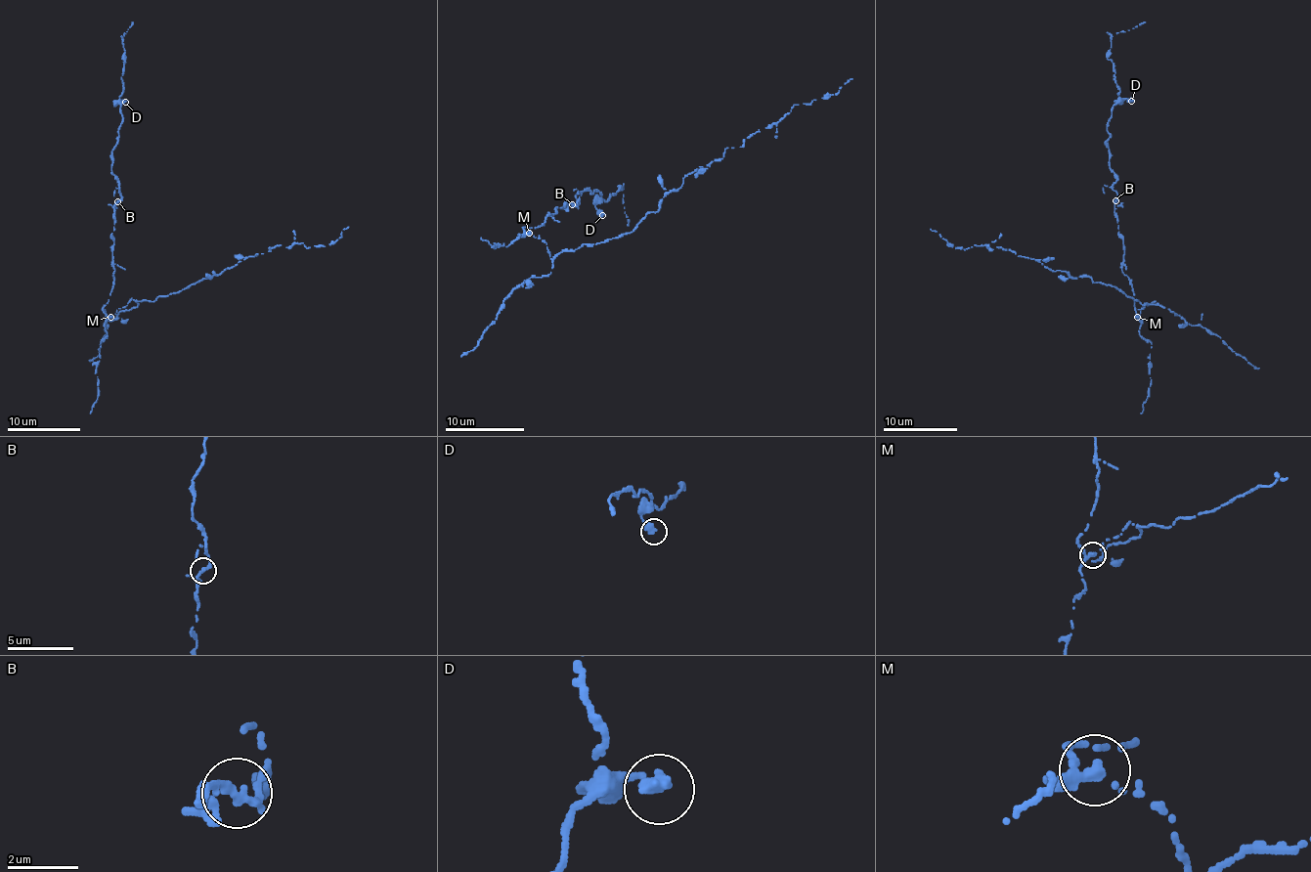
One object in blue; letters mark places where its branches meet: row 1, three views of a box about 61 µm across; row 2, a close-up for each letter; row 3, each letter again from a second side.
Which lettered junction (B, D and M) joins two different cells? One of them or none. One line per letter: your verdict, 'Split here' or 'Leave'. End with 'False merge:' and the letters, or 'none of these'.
B: Leave
D: Leave
M: Split here
False merge: M

